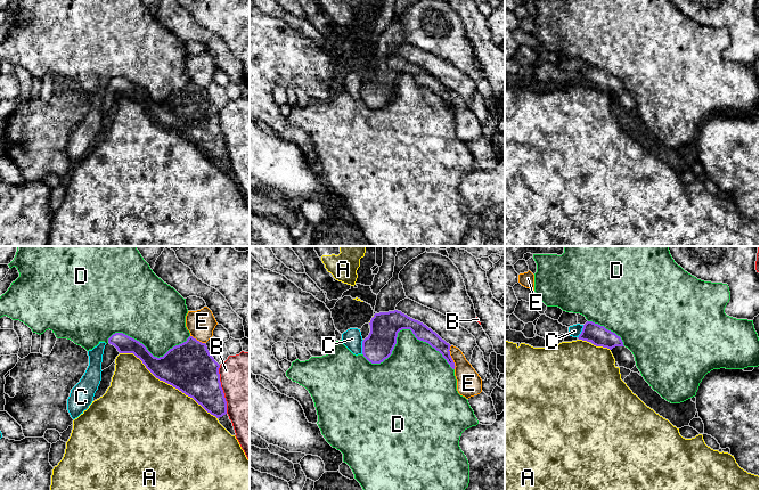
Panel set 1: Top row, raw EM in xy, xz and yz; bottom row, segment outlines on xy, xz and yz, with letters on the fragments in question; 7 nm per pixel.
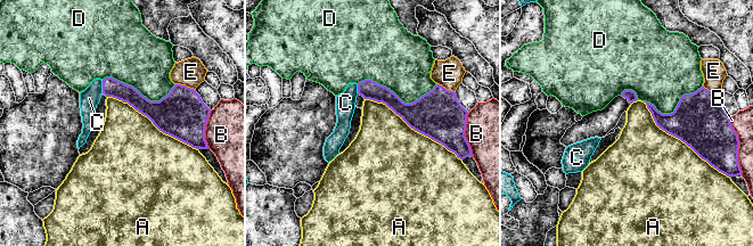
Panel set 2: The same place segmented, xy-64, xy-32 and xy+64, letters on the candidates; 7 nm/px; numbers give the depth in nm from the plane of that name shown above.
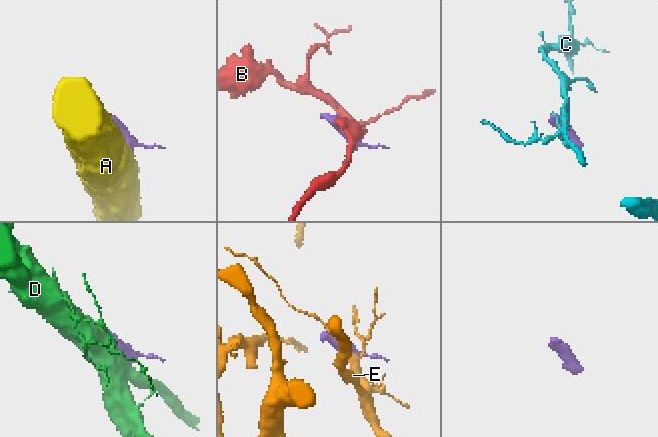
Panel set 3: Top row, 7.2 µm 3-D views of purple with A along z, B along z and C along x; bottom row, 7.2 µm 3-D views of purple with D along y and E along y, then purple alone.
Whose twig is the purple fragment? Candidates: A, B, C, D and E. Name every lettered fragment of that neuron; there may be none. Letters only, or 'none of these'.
none of these

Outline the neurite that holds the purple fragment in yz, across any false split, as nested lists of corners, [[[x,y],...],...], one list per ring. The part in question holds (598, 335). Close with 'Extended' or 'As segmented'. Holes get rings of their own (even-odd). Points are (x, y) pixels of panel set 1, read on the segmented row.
[[[587,321],[578,338],[591,342],[596,346],[610,349],[619,367],[631,370],[636,365],[632,352],[623,345],[621,337],[604,326]]]. Extended

